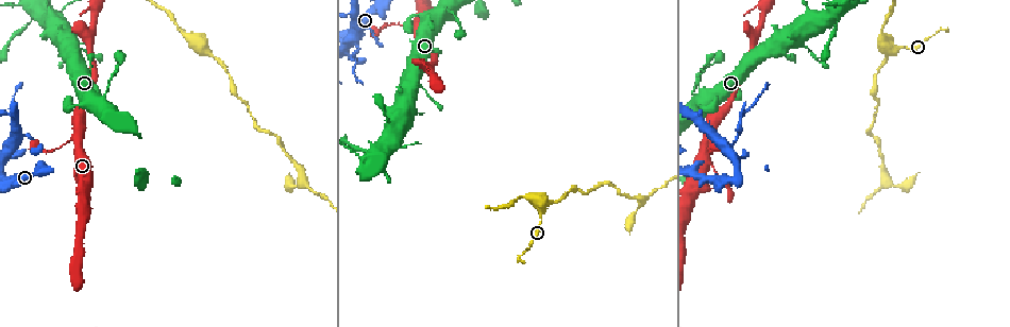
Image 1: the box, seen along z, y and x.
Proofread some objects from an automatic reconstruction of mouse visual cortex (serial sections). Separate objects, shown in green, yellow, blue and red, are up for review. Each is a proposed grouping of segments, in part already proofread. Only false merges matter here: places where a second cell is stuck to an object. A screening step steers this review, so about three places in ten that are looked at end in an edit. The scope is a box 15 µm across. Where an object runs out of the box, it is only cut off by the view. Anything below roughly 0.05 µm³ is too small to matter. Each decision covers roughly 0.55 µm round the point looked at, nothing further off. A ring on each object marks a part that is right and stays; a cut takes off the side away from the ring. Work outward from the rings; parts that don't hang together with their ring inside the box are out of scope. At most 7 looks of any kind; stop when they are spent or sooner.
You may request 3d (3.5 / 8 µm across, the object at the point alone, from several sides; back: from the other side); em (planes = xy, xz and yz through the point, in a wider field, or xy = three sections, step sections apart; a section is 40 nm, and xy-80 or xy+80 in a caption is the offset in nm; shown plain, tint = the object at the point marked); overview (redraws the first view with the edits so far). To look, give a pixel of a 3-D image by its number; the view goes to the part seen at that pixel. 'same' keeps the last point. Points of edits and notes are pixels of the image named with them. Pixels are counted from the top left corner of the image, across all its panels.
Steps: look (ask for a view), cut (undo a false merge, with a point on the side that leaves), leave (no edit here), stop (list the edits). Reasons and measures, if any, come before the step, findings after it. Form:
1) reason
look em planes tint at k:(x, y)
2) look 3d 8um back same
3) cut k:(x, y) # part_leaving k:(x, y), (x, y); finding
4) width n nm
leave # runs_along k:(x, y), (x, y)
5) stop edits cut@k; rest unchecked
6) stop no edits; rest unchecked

arms part here
look 3d 3.5um at 1:(724, 145)

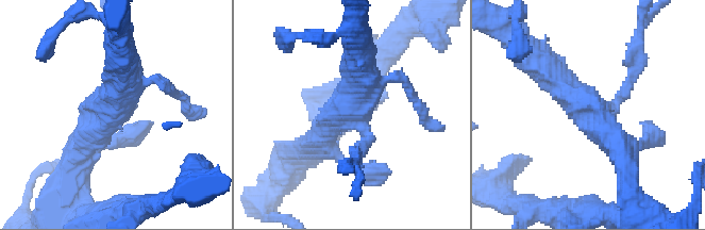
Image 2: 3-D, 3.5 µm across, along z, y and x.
arms 3; arm_widths 150, 350, 450 nm; now the EM
look em xy step 3 tint at 2:(353, 113)

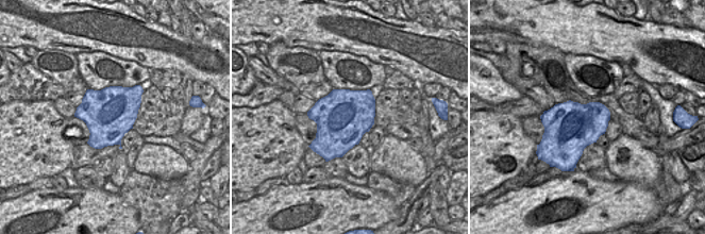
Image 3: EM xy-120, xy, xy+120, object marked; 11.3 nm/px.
cut 2:(635, 65) # part_leaving 2:(621, 95), (640, 63), (645, 20); two cells meet here

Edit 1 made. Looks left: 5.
look overview

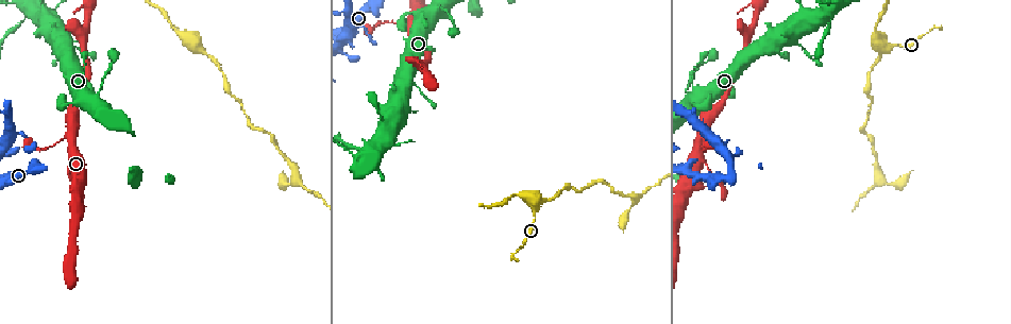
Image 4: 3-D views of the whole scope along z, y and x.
sharp bend
look 3d 3.5um at 4:(398, 107)

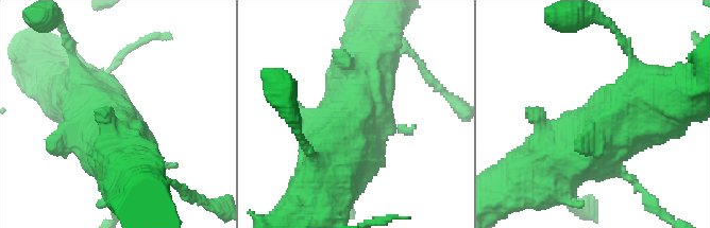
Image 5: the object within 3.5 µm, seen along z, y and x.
shape alone is not enough
look em xy step 3 tint at 5:(354, 114)

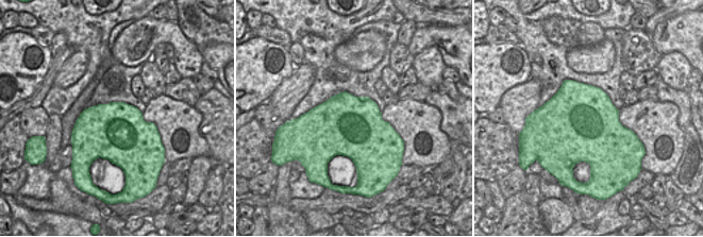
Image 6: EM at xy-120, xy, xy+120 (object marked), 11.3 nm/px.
leave # runs_along 5:(518, 177), (567, 138), (632, 115); all the same cell

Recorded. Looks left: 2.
abrupt turn
look em xy step 1 tint at 4:(438, 7)

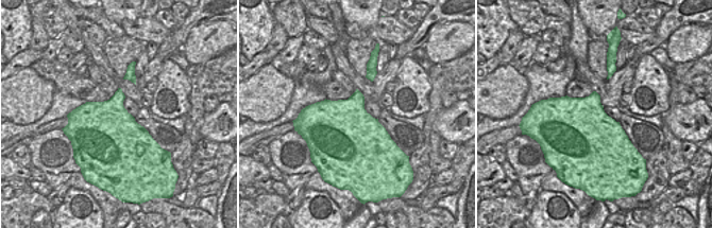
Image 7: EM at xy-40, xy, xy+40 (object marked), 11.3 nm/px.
look 3d 3.5um same

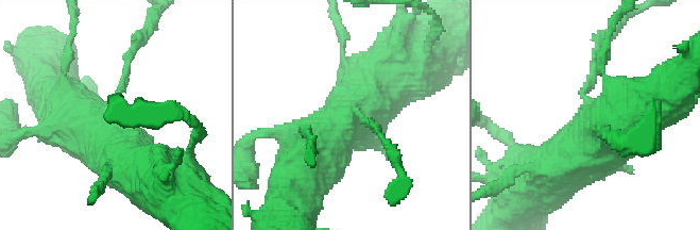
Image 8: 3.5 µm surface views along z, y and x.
leave # runs_along 8:(300, 180), (320, 142), (372, 91); all the same cell

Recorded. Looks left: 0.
stop edits cut@2; rest unchecked

